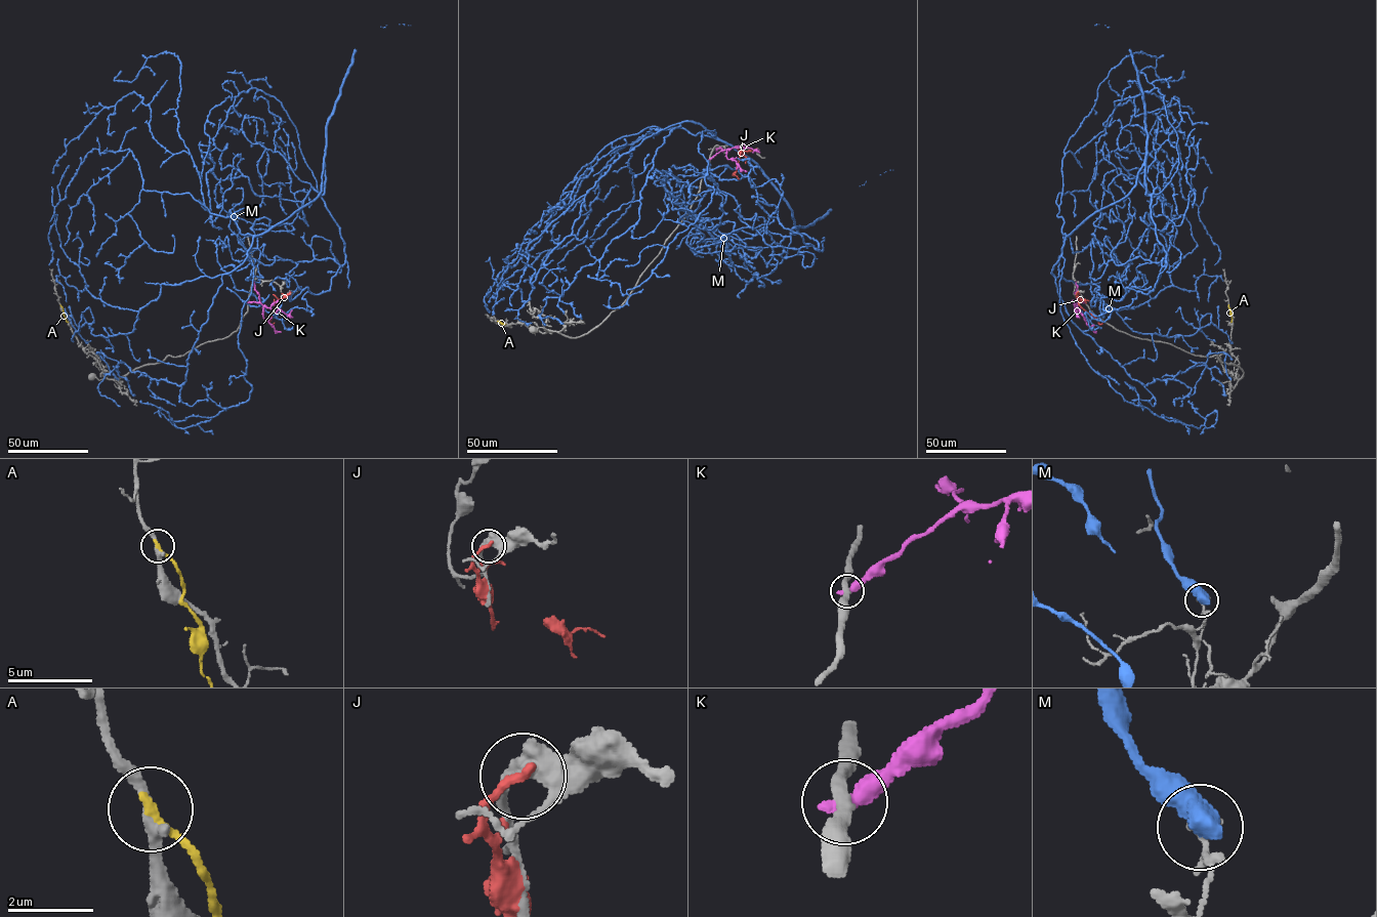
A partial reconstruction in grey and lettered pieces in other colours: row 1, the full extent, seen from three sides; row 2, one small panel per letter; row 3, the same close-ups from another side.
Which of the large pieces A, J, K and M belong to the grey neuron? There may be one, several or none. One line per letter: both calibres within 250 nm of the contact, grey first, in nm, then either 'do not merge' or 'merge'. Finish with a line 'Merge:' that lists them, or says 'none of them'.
A: calibres 280 and 200 nm; do not merge
J: calibres 400 and 220 nm; do not merge
K: calibres 260 and 440 nm; do not merge
M: calibres 190 and 750 nm; do not merge
Merge: none of them

